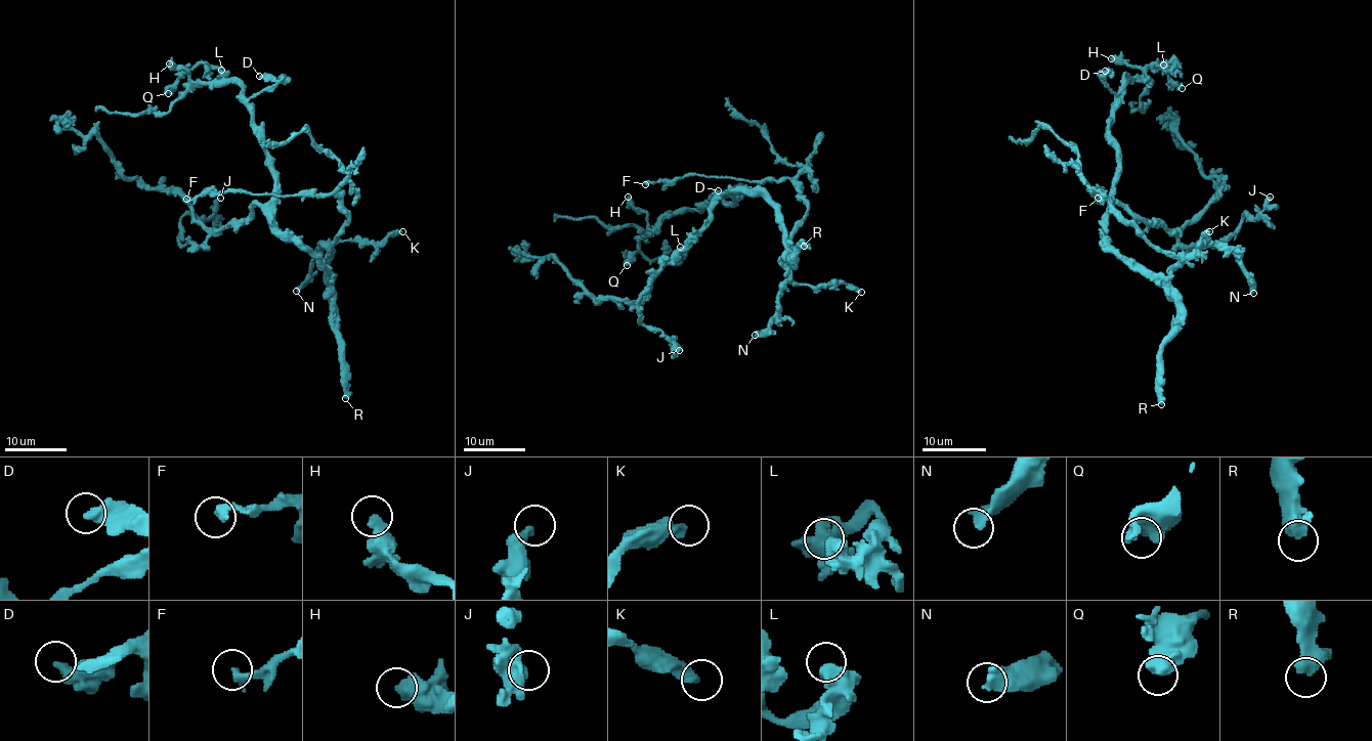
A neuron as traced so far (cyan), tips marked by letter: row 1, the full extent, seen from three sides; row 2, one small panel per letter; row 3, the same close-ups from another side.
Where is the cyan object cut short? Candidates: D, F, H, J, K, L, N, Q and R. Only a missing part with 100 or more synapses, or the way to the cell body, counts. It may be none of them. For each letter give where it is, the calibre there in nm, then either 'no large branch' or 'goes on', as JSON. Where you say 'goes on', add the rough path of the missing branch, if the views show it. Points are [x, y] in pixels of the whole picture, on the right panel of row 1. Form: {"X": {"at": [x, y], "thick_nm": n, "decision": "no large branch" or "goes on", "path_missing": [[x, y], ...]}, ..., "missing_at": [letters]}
{"D": {"at": [1105, 71], "thick_nm": 420, "decision": "no large branch"}, "F": {"at": [1098, 198], "thick_nm": 340, "decision": "no large branch"}, "H": {"at": [1111, 58], "thick_nm": 480, "decision": "no large branch"}, "J": {"at": [1270, 197], "thick_nm": 440, "decision": "no large branch"}, "K": {"at": [1209, 231], "thick_nm": 360, "decision": "no large branch"}, "L": {"at": [1163, 64], "thick_nm": 550, "decision": "no large branch"}, "N": {"at": [1253, 293], "thick_nm": 500, "decision": "goes on", "path_missing": [[1253, 293], [1285, 298], [1296, 286], [1295, 271], [1288, 265], [1282, 271], [1279, 292], [1288, 282], [1319, 284]]}, "Q": {"at": [1182, 88], "thick_nm": 550, "decision": "no large branch"}, "R": {"at": [1161, 404], "thick_nm": 380, "decision": "no large branch"}, "missing_at": ["N"]}

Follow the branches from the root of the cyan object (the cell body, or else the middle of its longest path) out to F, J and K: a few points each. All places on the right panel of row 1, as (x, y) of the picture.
F: (1106, 237), (1125, 260), (1157, 274), (1166, 275), (1177, 261), (1158, 252), (1103, 197), (1088, 190), (1098, 198)
J: (1106, 237), (1106, 212), (1118, 203), (1143, 220), (1157, 220), (1186, 246), (1217, 246), (1270, 197)
K: (1106, 237), (1125, 260), (1166, 275), (1204, 241), (1201, 243), (1209, 231)

